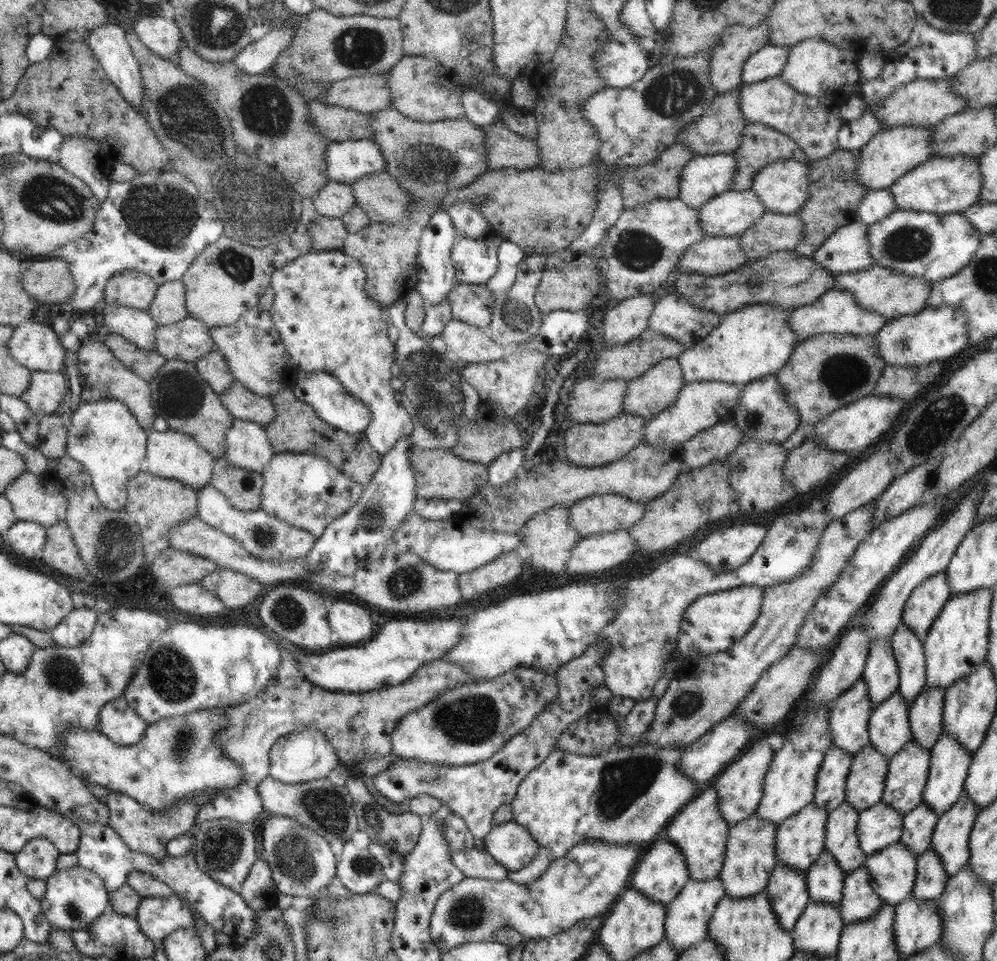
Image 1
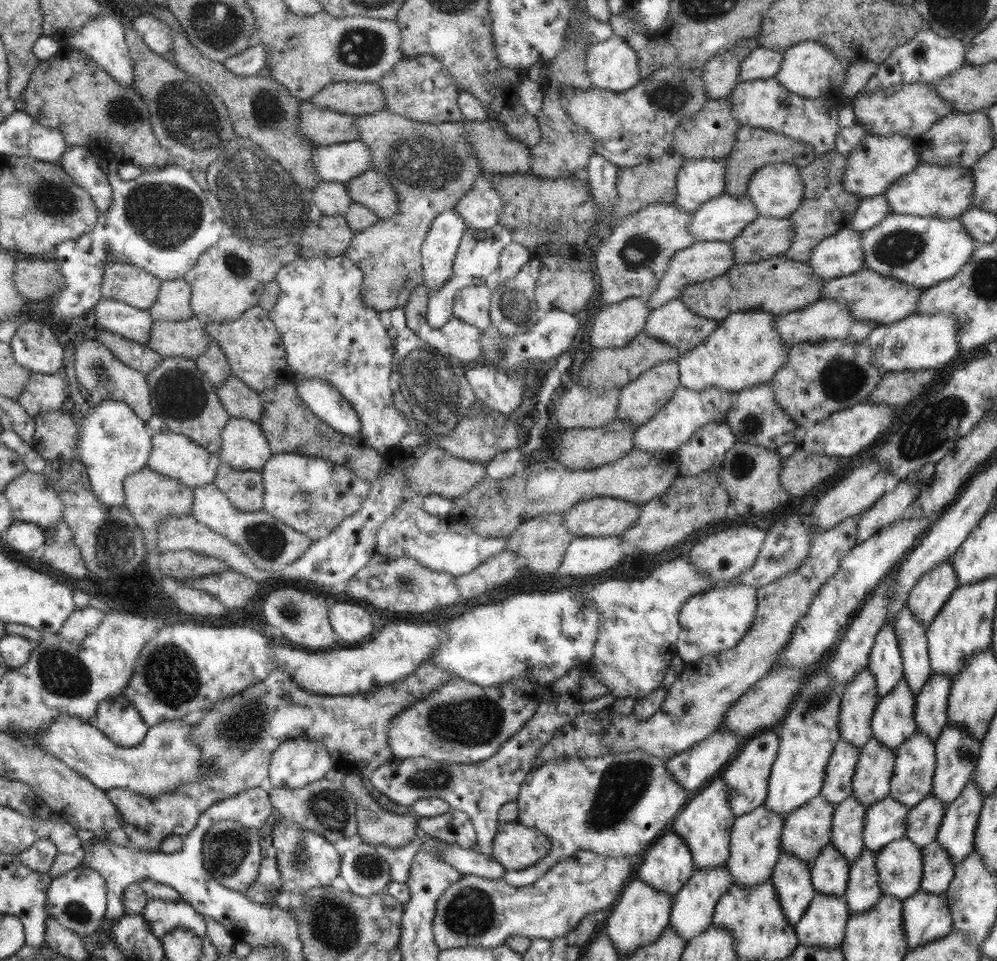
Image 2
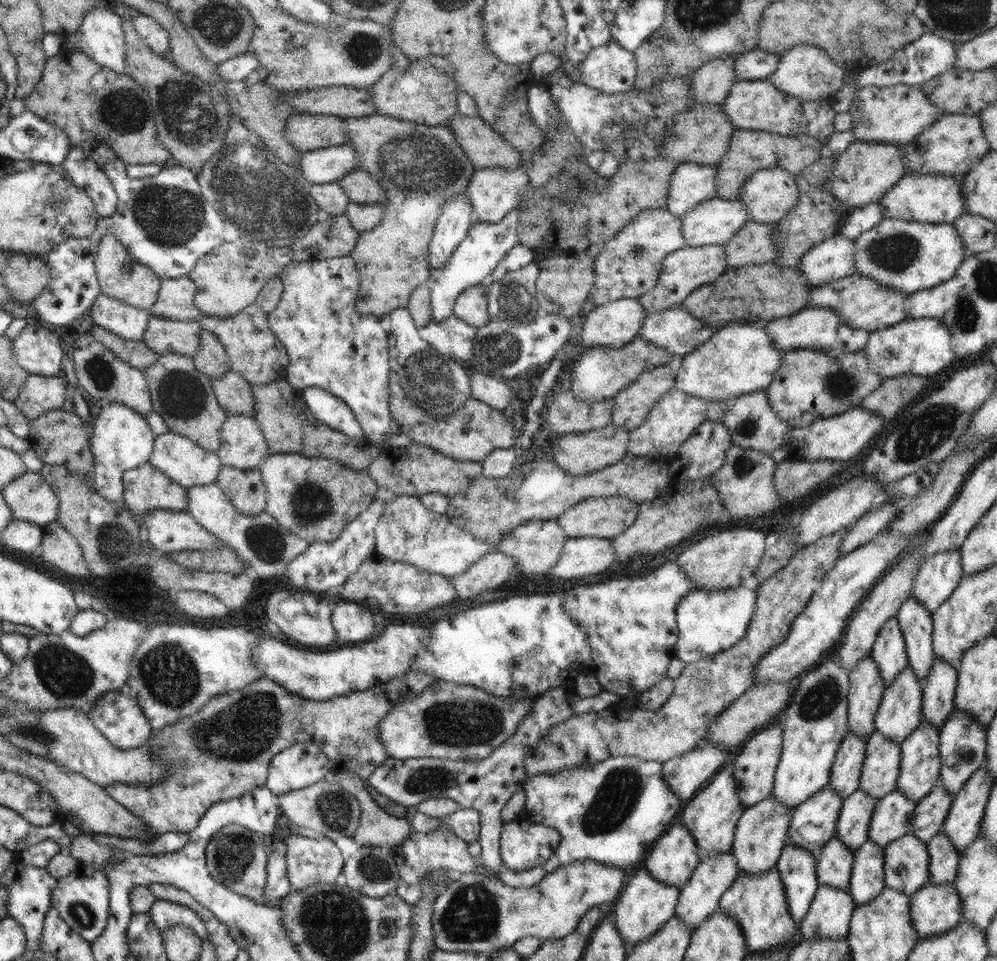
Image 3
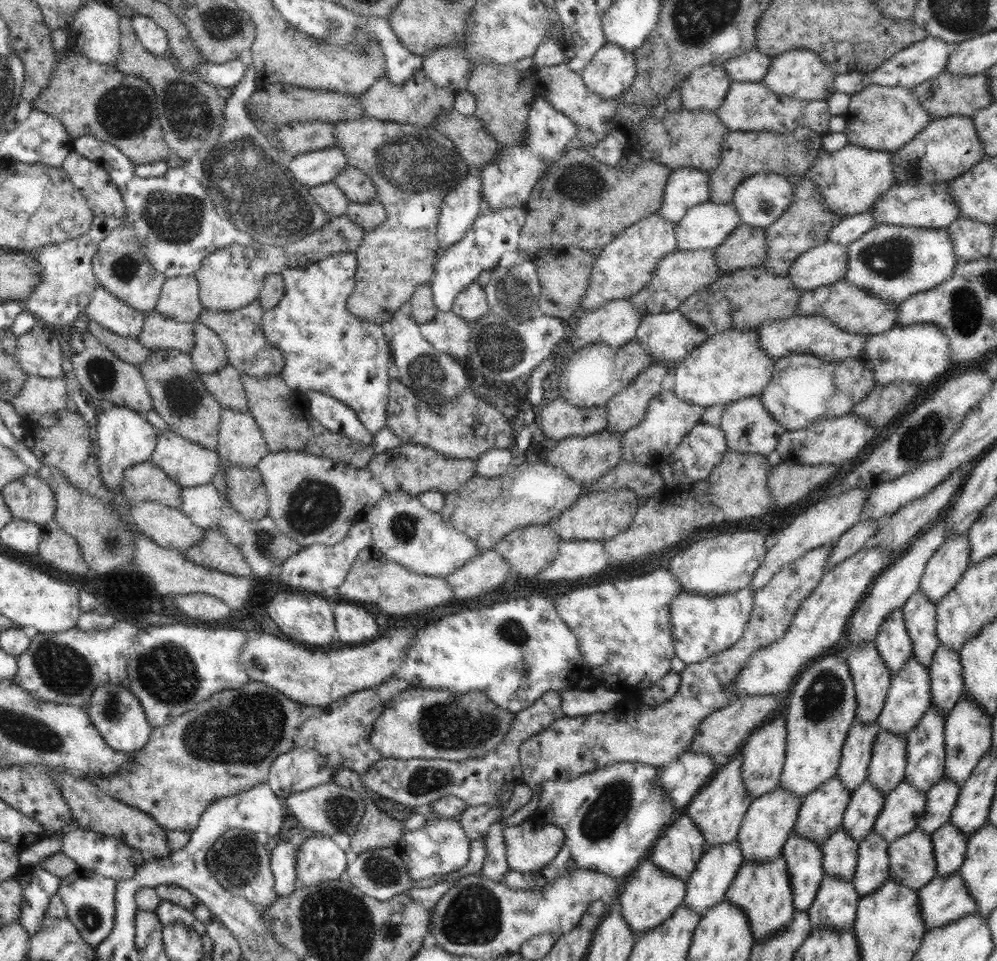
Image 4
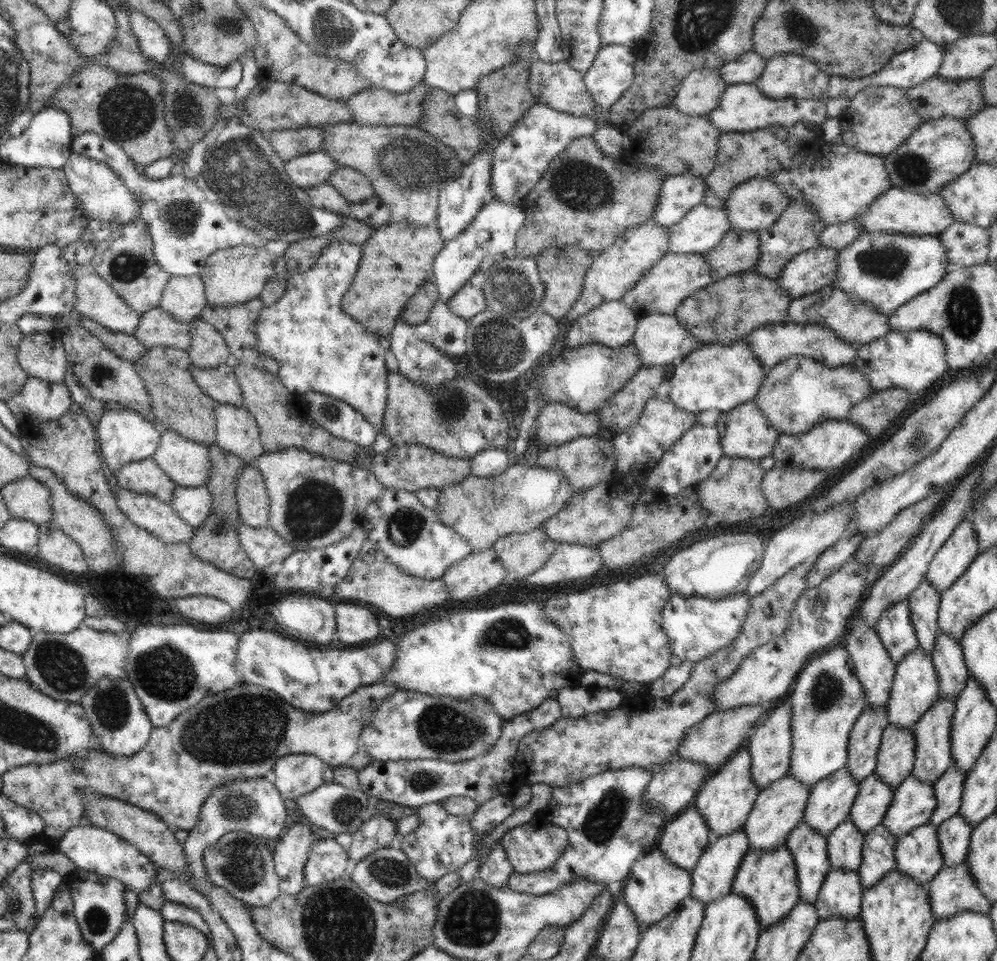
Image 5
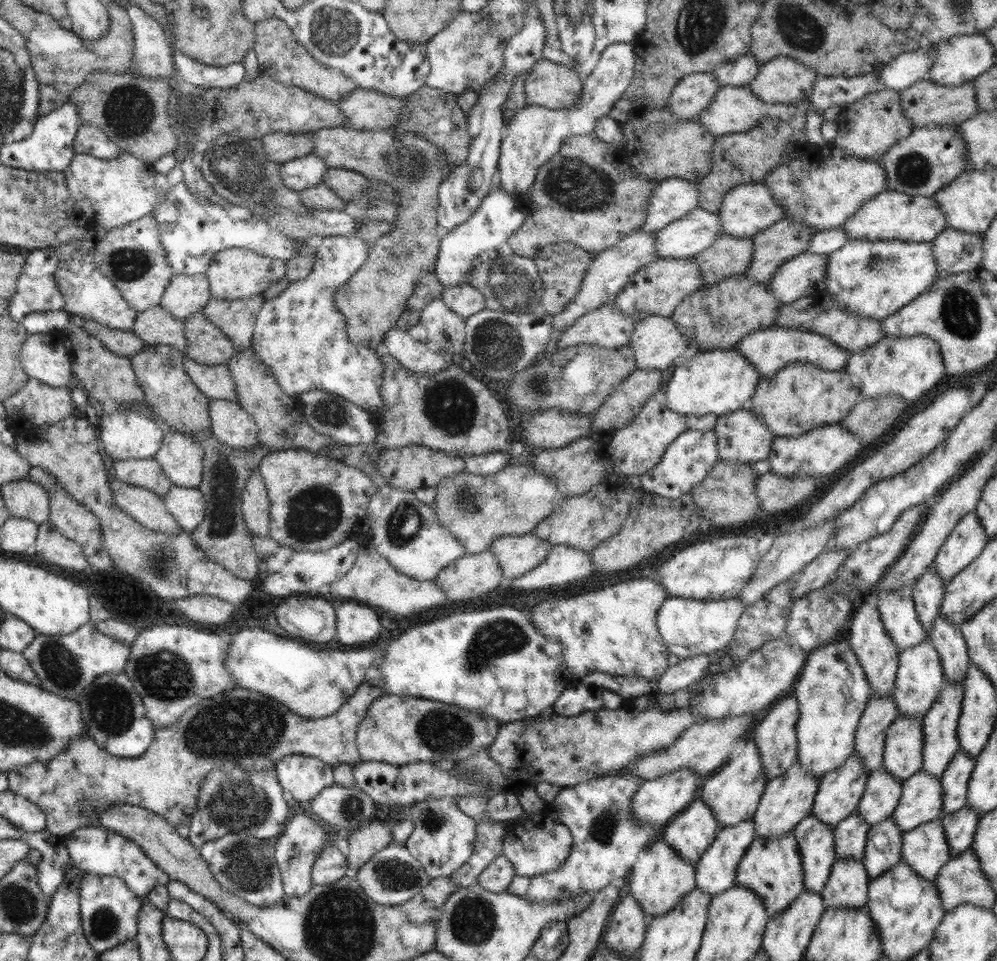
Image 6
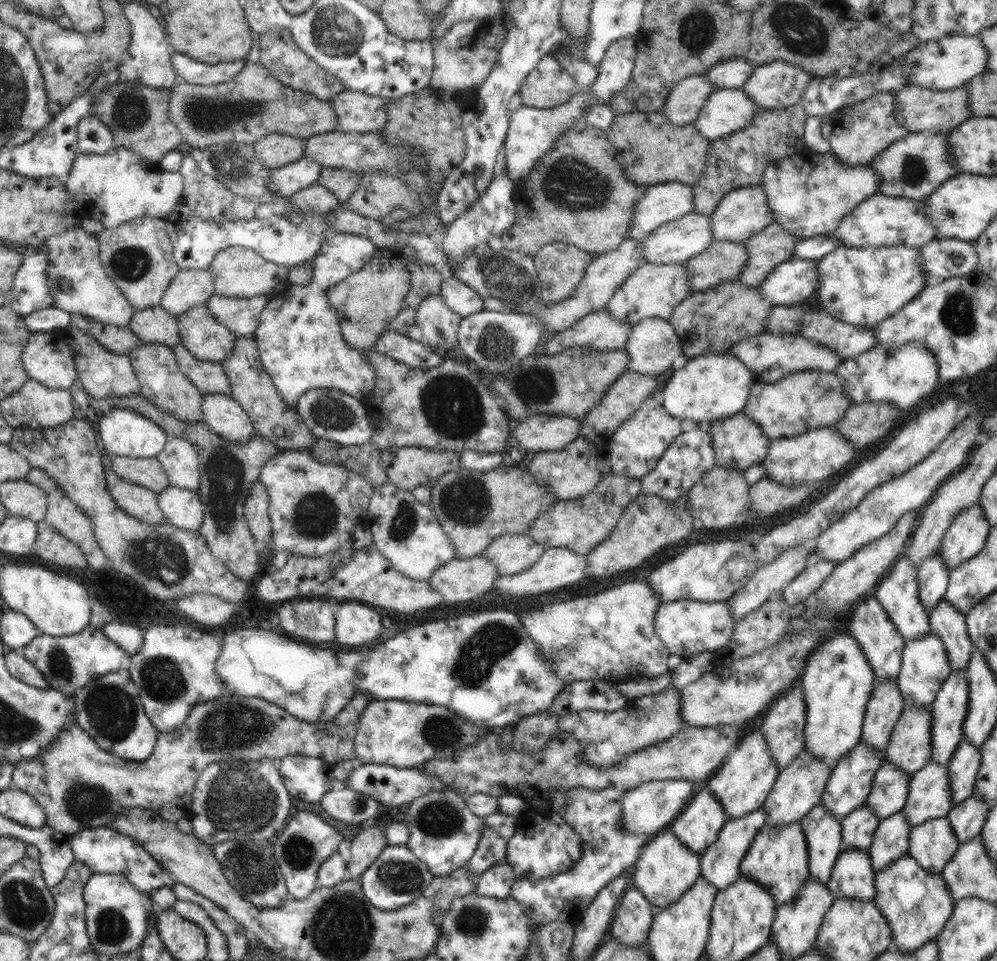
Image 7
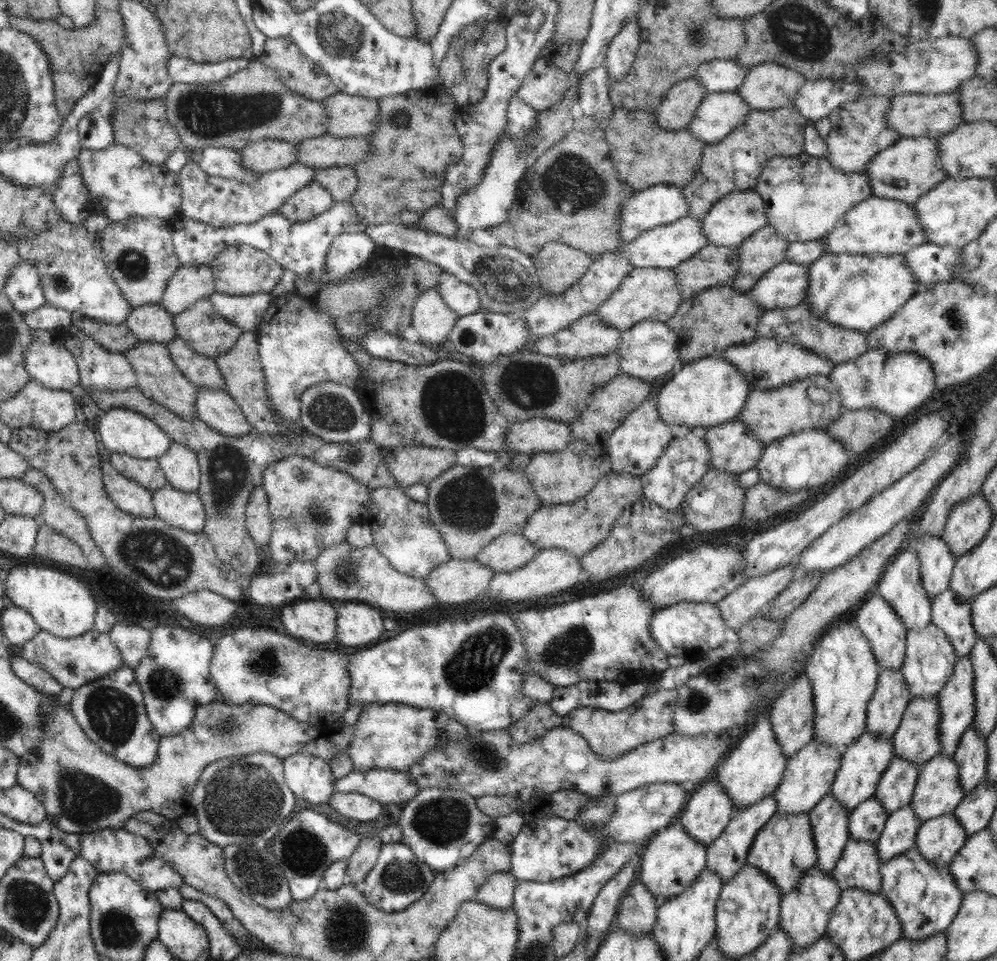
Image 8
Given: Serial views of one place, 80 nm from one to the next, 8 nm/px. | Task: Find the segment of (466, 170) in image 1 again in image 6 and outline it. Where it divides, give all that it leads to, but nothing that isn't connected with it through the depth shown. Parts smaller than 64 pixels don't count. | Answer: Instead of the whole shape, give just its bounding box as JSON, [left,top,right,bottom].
[313,125,454,349]

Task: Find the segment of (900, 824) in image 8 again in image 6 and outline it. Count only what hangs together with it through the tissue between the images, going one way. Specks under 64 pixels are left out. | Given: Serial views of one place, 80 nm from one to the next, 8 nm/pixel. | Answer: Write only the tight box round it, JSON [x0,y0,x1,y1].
[862,816,902,880]

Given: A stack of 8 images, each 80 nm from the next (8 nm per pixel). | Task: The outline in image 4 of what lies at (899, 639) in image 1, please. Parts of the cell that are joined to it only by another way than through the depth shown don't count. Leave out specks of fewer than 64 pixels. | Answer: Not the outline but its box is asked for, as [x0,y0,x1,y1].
[901,590,940,668]

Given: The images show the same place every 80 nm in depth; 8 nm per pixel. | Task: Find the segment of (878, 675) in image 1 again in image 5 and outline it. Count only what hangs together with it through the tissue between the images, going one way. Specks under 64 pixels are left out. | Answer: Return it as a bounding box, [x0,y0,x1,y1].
[875,599,919,663]

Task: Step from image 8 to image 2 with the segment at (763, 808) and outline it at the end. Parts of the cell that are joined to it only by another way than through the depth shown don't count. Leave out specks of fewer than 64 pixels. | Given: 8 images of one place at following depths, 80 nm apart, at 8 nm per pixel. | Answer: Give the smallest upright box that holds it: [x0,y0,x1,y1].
[669,864,732,943]

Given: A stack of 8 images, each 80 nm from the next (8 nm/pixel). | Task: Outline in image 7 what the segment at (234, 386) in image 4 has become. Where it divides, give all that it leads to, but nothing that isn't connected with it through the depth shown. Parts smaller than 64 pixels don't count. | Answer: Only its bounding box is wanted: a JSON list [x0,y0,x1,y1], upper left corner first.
[172,342,231,394]

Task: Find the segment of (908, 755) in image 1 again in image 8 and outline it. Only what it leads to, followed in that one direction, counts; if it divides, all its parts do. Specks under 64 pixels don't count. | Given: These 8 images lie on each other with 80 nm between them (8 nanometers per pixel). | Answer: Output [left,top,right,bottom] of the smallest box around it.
[939,656,976,756]

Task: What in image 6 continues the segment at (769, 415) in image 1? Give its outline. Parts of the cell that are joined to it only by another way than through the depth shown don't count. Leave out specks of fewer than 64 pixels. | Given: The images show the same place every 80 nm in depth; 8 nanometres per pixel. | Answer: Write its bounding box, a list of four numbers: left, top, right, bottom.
[713,407,775,464]

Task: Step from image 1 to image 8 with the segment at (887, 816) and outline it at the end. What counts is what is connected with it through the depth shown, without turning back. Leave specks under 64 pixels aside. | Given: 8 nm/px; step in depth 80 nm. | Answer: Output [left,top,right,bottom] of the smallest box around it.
[910,756,964,821]

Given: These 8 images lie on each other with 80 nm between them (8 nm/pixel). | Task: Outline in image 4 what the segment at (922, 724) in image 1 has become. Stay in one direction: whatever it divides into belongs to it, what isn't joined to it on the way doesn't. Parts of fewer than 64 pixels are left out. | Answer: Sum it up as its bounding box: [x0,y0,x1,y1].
[929,642,964,713]

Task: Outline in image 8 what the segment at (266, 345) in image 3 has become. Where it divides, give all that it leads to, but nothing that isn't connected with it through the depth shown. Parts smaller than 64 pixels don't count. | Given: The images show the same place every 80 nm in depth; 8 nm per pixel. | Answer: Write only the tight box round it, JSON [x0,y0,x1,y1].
[209,292,273,332]

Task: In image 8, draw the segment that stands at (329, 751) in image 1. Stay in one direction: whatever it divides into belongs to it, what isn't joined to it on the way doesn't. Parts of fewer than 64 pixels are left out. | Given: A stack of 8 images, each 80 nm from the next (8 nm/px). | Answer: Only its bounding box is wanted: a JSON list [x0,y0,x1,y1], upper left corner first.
[282,752,337,804]

